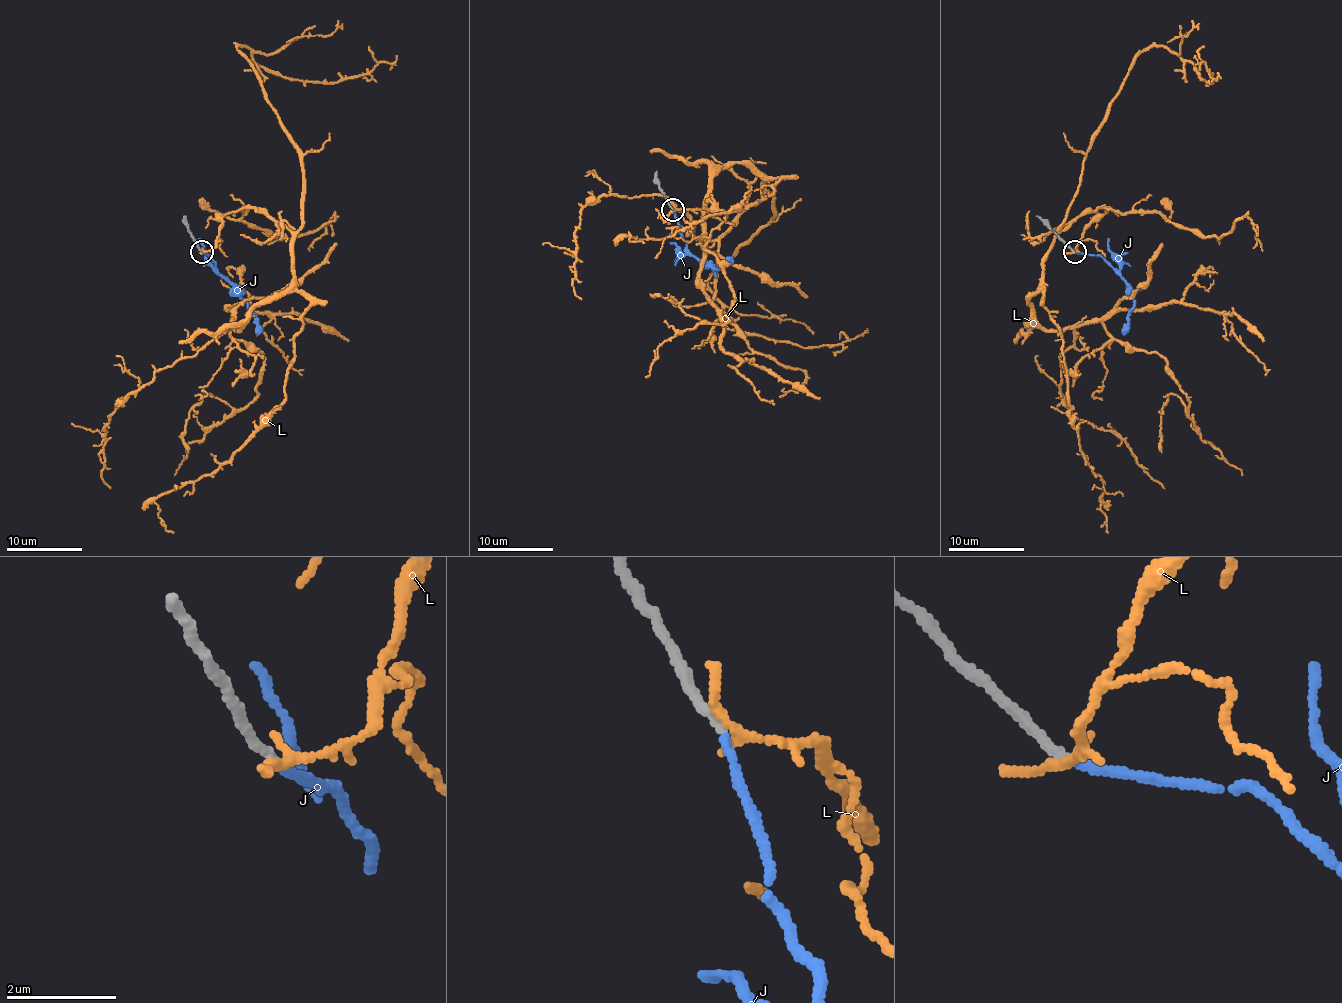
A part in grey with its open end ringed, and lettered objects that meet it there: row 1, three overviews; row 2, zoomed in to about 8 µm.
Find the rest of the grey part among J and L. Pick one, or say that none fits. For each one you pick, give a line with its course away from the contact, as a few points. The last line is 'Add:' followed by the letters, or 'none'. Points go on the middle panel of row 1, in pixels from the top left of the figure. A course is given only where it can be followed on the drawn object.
J: course (674, 209), (687, 249), (704, 264), (717, 269), (729, 258)
Add: J

